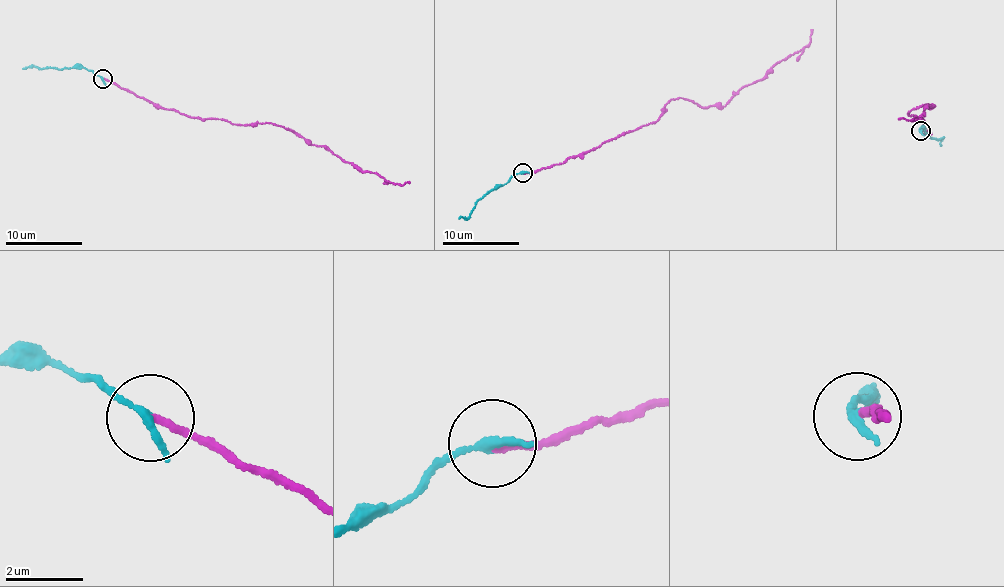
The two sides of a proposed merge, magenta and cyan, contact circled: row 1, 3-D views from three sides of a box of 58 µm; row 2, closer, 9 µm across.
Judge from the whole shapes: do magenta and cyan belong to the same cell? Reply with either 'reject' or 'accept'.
reject

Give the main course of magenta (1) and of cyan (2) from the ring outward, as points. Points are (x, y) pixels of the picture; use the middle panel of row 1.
1: (522, 173), (535, 173), (652, 124), (672, 100), (681, 97), (723, 107), (746, 85), (808, 43), (813, 29)
2: (522, 172), (502, 186), (497, 185), (467, 216), (459, 218)

